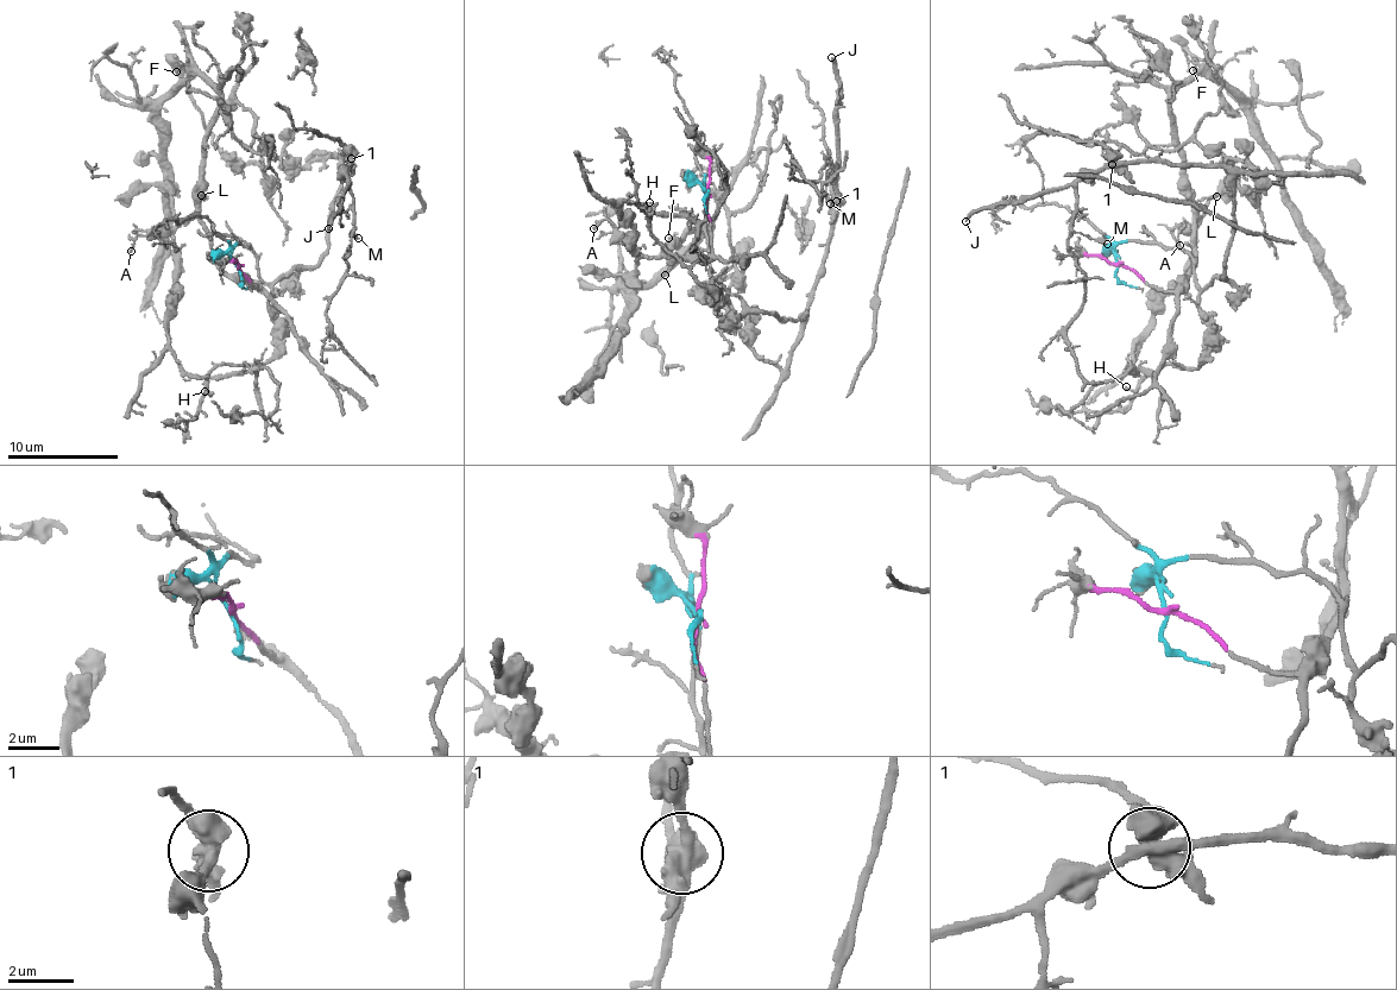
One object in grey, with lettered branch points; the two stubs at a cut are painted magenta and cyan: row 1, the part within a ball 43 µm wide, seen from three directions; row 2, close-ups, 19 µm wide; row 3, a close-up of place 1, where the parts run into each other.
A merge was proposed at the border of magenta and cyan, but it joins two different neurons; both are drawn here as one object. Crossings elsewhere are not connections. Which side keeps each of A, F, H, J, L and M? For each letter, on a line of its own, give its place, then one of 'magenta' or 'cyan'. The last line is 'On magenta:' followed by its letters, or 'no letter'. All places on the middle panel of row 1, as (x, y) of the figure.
A: (593, 228) | magenta
F: (668, 238) | magenta
H: (649, 202) | cyan
J: (831, 57) | cyan
L: (665, 275) | magenta
M: (830, 203) | cyan
On magenta: A, F, L

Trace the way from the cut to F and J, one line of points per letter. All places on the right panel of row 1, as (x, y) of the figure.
F: (1117, 265), (1172, 291), (1195, 260), (1193, 190), (1171, 96), (1199, 73), (1197, 63), (1194, 70)
J: (1117, 265), (1128, 240), (1180, 246), (1199, 289), (1221, 279), (1232, 177), (1220, 166), (1105, 164), (966, 220)

